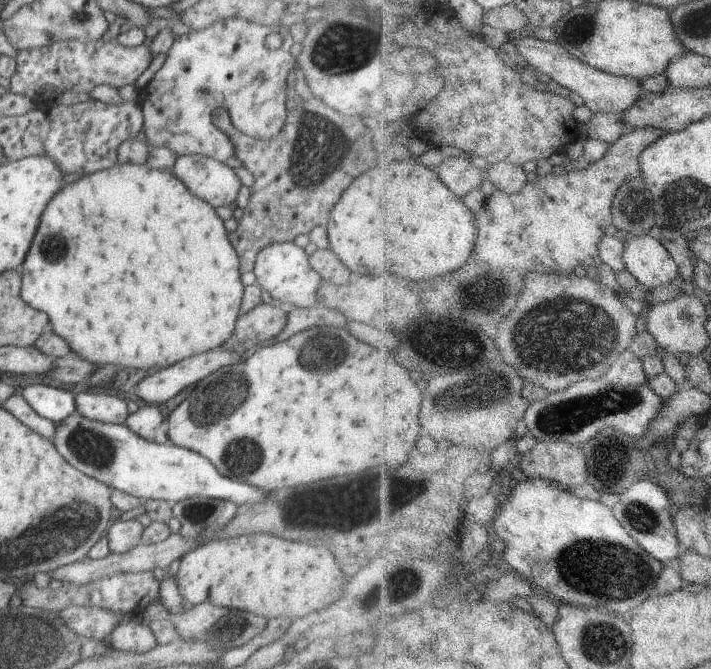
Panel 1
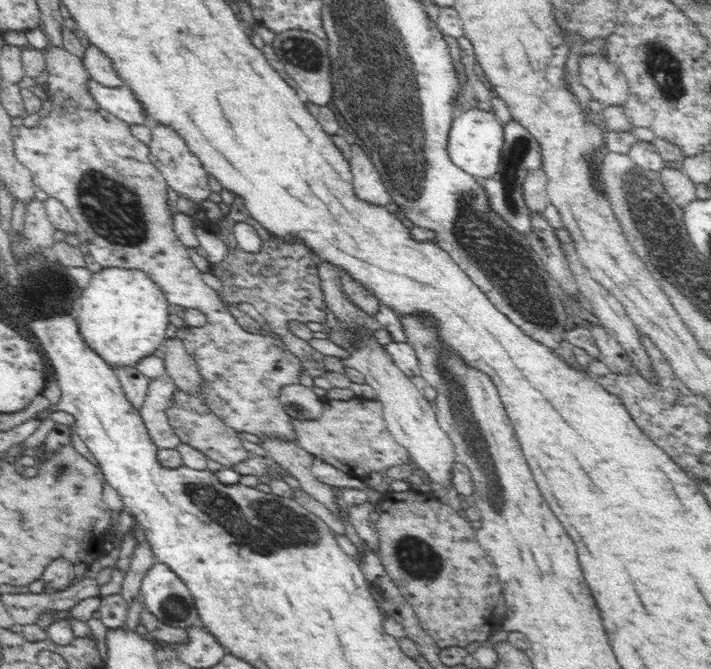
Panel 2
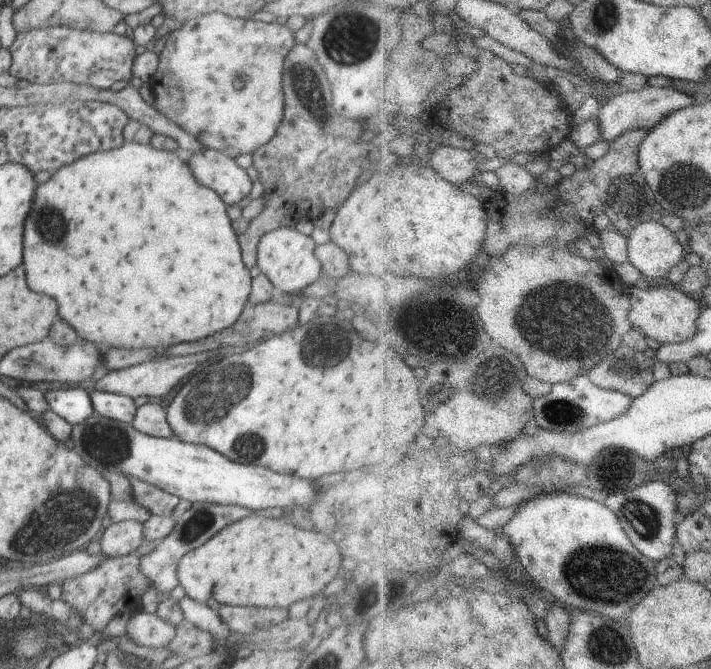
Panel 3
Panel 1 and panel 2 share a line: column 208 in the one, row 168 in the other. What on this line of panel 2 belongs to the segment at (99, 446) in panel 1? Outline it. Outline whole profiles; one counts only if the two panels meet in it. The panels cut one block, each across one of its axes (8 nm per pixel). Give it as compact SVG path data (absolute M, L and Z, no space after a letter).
M475 107L466 112L457 112L447 142L448 155L452 163L477 180L487 179L496 174L504 144L503 126L493 113Z

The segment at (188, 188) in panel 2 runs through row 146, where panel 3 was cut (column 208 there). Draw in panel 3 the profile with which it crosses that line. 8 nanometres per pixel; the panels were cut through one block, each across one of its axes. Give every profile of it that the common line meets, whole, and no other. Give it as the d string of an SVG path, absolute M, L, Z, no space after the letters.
M204 148L200 152L185 155L186 164L194 178L206 188L217 192L224 204L238 205L252 190L252 182L246 169L222 151Z

